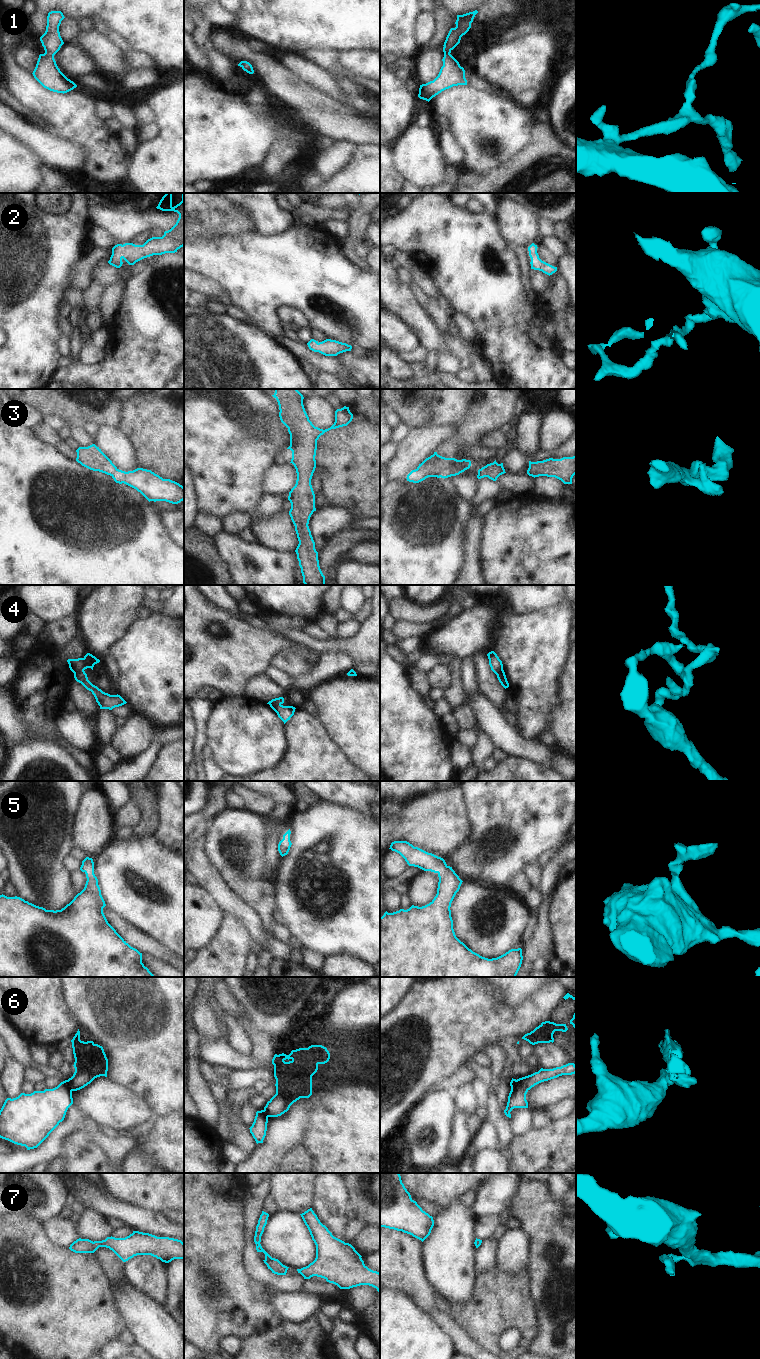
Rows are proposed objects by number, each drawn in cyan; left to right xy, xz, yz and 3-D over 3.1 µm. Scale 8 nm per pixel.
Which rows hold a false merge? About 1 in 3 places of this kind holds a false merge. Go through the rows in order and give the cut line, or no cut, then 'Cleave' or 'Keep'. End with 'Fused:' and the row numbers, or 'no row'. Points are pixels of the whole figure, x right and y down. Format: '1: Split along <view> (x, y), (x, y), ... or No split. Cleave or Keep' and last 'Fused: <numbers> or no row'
1: No split. Keep
2: No split. Keep
3: No split. Keep
4: Split along xy (83, 658), (86, 668). Cleave
5: No split. Keep
6: Split along xy (67, 1080), (73, 1090). Cleave
7: No split. Keep
Fused: 4, 6

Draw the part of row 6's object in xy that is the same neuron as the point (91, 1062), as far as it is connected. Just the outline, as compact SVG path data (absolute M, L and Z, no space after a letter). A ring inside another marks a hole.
M79 1029L71 1042L75 1072L68 1083L73 1091L84 1088L97 1077L107 1077L108 1059L102 1046L93 1041L81 1041Z

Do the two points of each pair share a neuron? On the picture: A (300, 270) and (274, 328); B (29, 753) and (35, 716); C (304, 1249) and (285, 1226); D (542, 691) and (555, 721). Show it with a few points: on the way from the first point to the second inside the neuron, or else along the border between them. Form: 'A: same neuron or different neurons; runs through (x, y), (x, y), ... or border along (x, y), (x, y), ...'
A: same neuron; runs through (286, 284), (271, 299), (271, 314)
B: same neuron; runs through (38, 744), (39, 725)
C: same neuron; runs through (298, 1243), (292, 1237), (291, 1232)
D: different neurons; border along (559, 690), (559, 704), (550, 713), (546, 728)

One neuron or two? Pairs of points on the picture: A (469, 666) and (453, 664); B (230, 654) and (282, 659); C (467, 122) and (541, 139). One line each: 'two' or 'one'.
A: two
B: two
C: two

